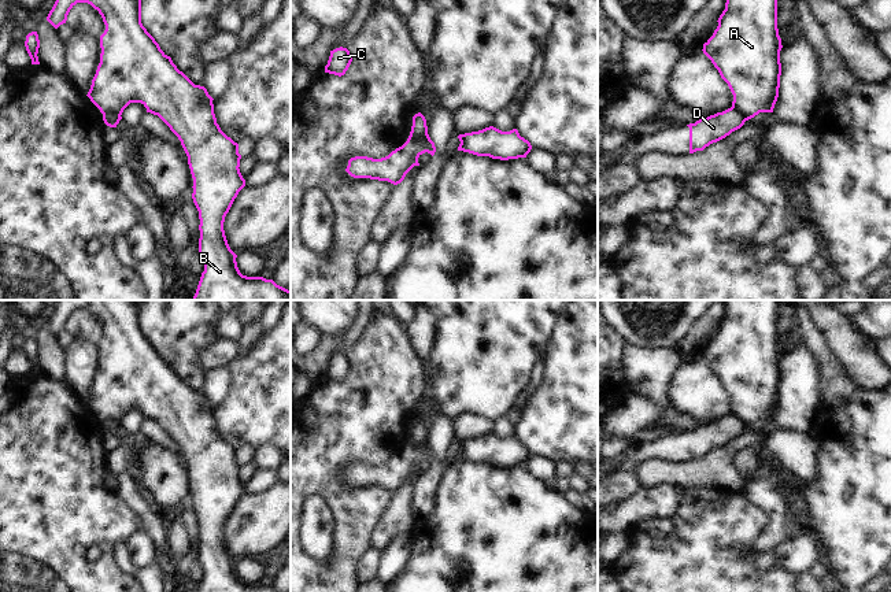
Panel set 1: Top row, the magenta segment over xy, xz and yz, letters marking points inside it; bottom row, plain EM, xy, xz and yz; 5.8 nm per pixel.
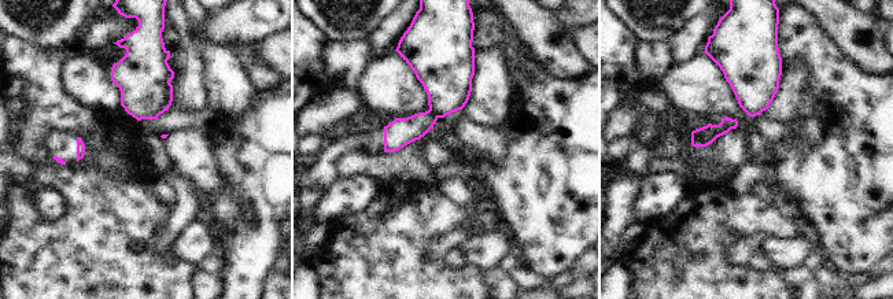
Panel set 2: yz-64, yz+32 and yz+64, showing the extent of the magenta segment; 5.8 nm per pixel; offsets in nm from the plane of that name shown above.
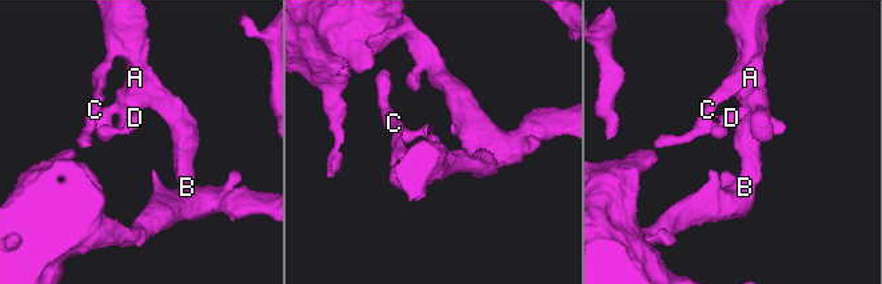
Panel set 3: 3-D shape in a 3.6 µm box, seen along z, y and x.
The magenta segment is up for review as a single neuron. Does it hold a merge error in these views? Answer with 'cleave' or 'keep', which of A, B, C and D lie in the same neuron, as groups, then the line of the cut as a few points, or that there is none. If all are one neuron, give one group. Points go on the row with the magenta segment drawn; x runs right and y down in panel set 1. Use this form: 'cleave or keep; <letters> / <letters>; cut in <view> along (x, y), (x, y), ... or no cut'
cleave; A B C / D; cut in xy along (119, 114), (103, 115)

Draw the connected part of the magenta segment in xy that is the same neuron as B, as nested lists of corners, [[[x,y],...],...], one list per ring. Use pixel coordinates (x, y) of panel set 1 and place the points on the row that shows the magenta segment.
[[[56,0],[47,21],[58,29],[66,23],[77,3],[88,3],[106,25],[100,36],[100,63],[92,79],[88,97],[104,114],[122,115],[130,103],[141,103],[147,112],[158,115],[178,137],[188,156],[193,178],[192,199],[199,211],[199,255],[204,262],[192,300],[291,300],[291,291],[263,277],[243,275],[237,255],[230,249],[223,222],[239,192],[245,186],[240,173],[239,144],[228,137],[217,123],[212,97],[207,89],[195,85],[177,69],[141,23],[141,0]]]

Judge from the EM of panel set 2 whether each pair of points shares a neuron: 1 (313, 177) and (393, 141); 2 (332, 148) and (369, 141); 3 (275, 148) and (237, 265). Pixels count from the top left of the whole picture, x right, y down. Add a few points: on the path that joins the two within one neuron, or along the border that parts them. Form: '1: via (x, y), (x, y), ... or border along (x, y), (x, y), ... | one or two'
1: via (329, 157), (343, 144), (372, 141) | one
2: via (342, 146), (360, 141) | one
3: via (275, 177), (275, 203), (266, 236) | one

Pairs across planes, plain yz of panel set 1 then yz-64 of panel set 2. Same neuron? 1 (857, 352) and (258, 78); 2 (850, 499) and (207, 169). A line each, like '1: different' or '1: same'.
1: same
2: different

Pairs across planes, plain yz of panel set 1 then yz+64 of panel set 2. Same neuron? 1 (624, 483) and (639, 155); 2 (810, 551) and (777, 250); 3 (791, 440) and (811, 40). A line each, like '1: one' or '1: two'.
1: one
2: one
3: two

